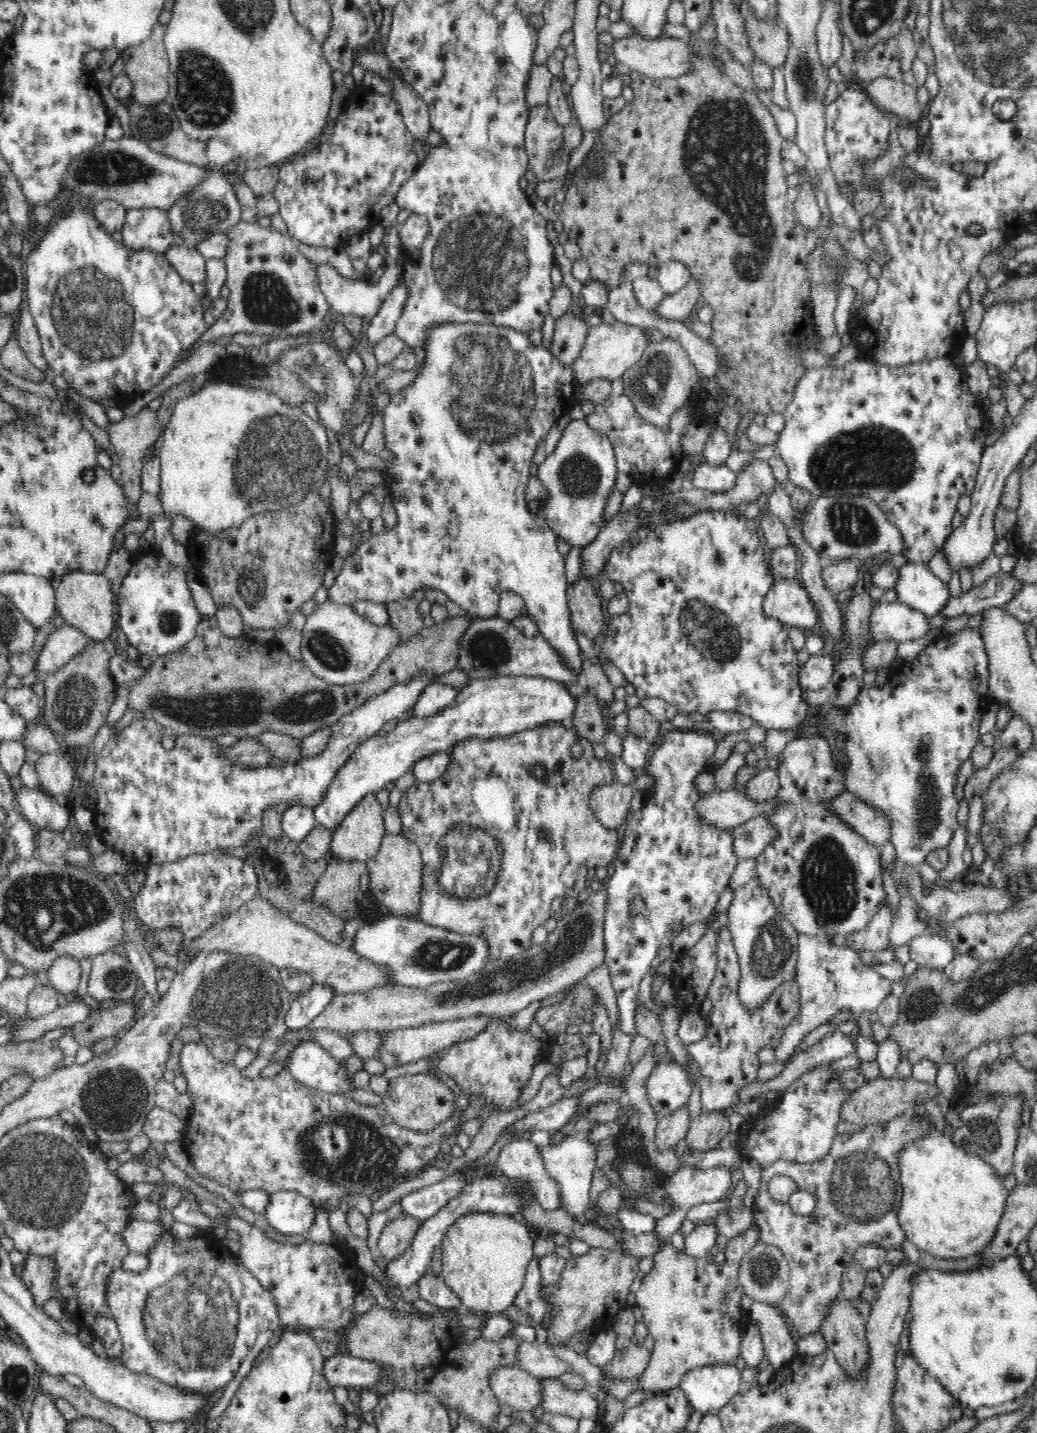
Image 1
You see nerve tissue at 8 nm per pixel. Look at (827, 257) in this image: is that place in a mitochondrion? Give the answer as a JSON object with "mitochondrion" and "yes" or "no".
{"mitochondrion":"yes"}

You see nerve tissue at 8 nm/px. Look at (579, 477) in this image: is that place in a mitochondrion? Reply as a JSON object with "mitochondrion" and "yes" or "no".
{"mitochondrion":"yes"}

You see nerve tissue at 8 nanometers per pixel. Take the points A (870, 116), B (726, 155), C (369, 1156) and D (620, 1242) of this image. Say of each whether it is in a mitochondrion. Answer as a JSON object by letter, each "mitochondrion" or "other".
{"A":"other","B":"mitochondrion","C":"mitochondrion","D":"other"}

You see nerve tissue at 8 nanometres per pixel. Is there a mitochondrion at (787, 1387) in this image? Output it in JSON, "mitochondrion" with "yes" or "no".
{"mitochondrion":"no"}

